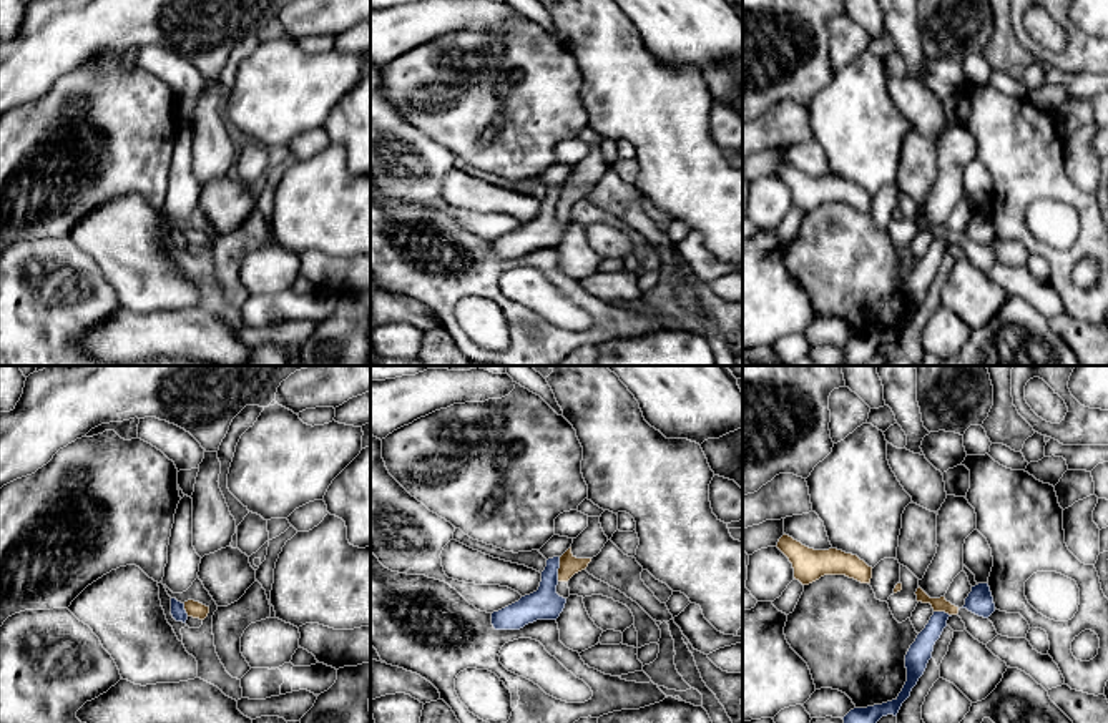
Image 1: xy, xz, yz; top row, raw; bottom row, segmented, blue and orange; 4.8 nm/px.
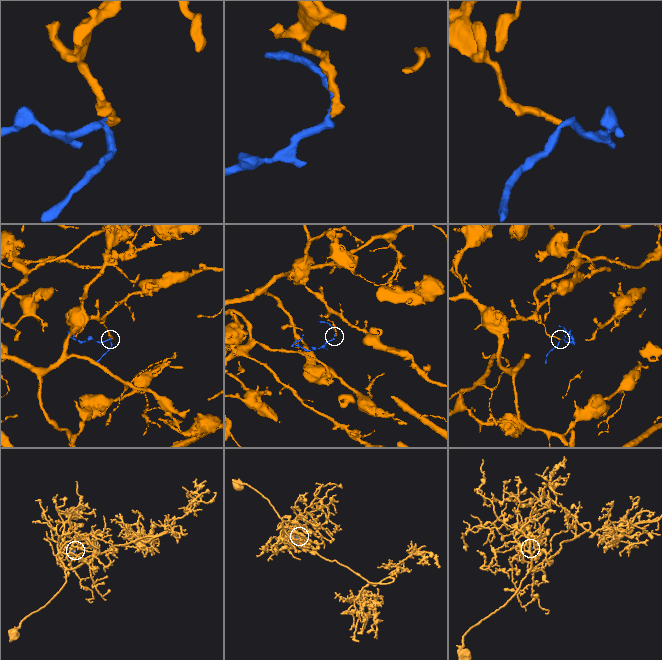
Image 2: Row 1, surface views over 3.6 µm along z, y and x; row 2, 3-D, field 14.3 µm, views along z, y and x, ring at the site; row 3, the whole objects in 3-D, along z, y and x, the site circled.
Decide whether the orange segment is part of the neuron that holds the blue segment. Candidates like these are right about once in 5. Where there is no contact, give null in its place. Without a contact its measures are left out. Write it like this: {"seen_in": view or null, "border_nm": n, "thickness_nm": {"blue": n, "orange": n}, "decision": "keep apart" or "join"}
{"seen_in": "xz", "border_nm": 120, "thickness_nm": {"blue": 160, "orange": 100}, "decision": "keep apart"}

